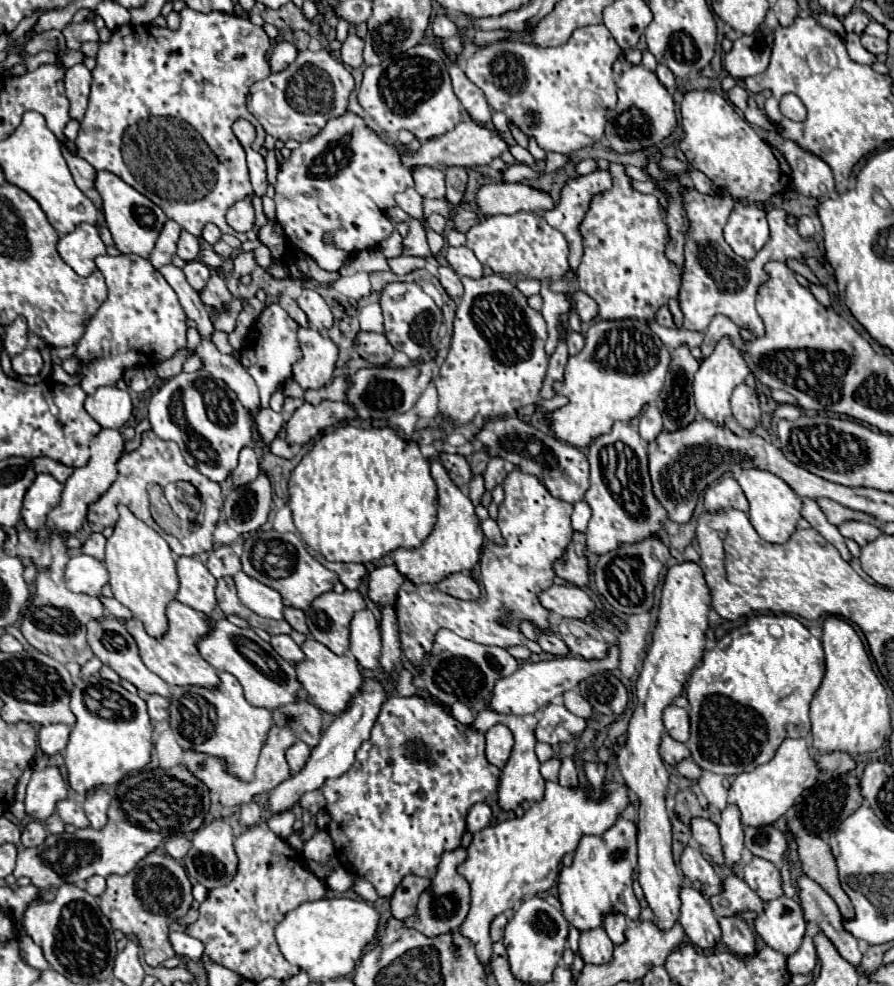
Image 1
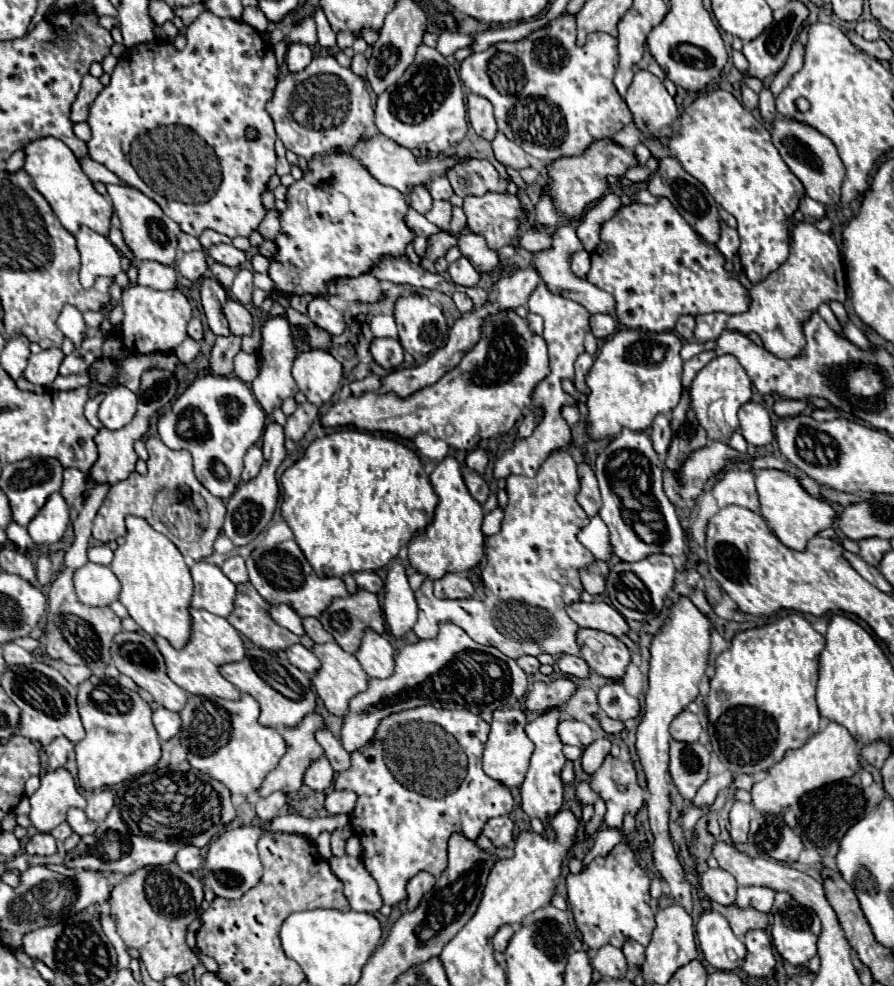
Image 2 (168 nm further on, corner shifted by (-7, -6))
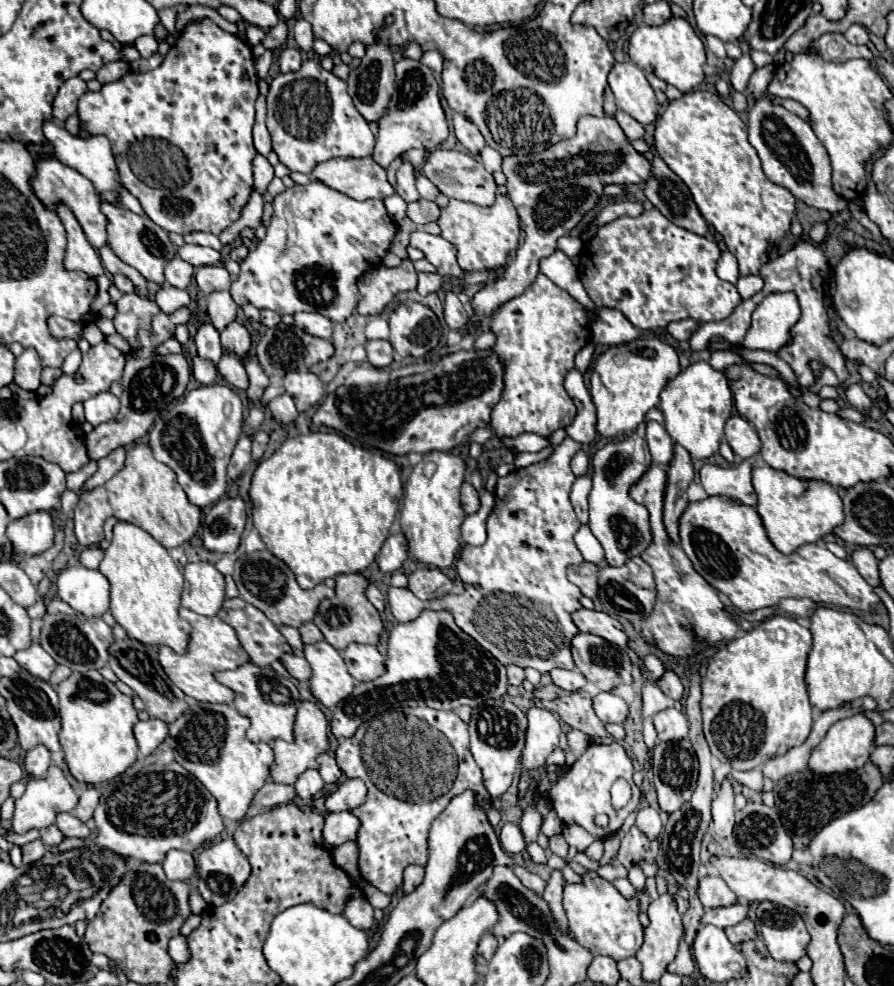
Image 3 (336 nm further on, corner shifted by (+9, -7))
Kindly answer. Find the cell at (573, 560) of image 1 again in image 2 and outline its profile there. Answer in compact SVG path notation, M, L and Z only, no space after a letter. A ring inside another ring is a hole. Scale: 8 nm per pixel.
M596 561L580 571L580 579L582 579L584 589L594 597L604 593L606 577L608 577L608 565L604 561Z

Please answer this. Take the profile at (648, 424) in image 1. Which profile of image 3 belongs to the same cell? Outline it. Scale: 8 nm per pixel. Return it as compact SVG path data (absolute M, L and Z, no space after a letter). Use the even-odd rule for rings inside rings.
M646 422L646 442L656 464L668 464L672 458L672 438L658 422Z

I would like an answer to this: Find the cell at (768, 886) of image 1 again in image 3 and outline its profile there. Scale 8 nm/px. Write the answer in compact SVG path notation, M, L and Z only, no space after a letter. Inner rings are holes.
M736 902L728 908L714 908L714 910L706 910L706 914L702 916L702 924L716 924L716 926L732 926L742 922L748 916L750 904L748 902Z

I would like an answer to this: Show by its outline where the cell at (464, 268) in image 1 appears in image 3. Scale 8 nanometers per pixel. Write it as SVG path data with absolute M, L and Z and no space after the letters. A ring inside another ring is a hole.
M438 272L436 274L418 274L418 288L416 290L422 296L426 296L430 292L438 292L442 288L442 282L444 282L444 278Z

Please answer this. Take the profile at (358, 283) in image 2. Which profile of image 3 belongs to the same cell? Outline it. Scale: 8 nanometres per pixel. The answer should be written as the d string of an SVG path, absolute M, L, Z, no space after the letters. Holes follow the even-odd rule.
M404 258L400 266L386 268L376 266L364 272L358 280L360 302L356 310L360 314L380 314L384 306L402 290L414 290L418 280L418 272L410 258Z

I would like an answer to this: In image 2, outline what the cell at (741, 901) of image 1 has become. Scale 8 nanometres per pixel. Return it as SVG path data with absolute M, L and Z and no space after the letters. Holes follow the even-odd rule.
M712 903L712 907L716 911L720 911L728 919L734 935L740 937L740 939L746 935L746 931L750 931L750 929L766 929L768 923L770 923L768 915L760 913L760 911L752 911L752 909L740 911L740 907L736 907L736 905L720 907L718 903Z

